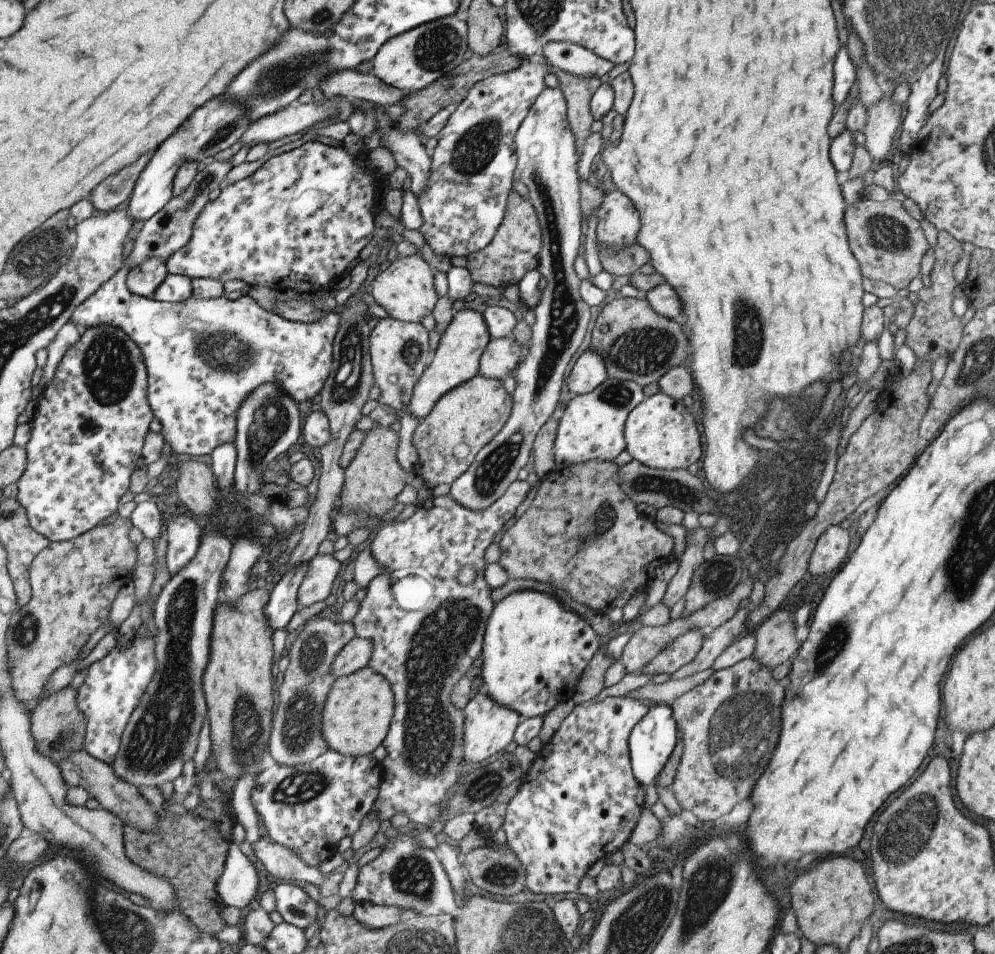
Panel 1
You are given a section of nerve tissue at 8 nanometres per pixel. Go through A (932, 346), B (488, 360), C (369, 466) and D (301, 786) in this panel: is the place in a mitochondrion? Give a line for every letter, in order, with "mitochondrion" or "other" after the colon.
A: other
B: other
C: other
D: mitochondrion

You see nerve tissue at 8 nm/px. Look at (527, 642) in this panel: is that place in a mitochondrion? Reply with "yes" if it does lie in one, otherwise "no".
no

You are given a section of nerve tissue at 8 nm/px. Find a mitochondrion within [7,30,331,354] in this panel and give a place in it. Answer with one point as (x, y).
(38, 255)

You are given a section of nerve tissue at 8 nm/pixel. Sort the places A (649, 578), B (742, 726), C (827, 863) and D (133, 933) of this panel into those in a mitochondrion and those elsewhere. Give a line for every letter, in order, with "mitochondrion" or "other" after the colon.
A: other
B: mitochondrion
C: other
D: mitochondrion

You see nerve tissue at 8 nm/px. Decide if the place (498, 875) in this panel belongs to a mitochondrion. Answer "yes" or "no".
yes

